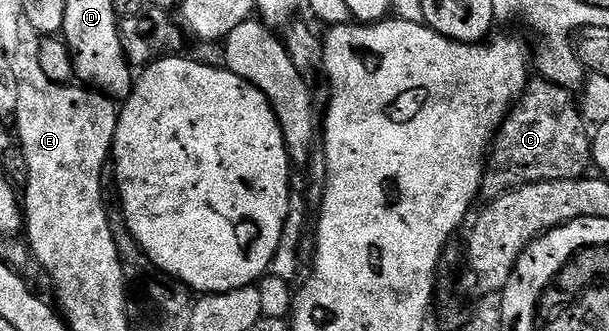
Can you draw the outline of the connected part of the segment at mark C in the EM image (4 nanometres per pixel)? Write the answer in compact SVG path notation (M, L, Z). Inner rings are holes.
M533 80L525 87L524 94L513 103L513 108L505 118L505 123L497 131L497 137L487 155L485 175L481 181L481 194L492 200L501 197L508 190L518 190L532 182L554 182L555 180L575 180L590 173L593 161L593 139L578 103L573 103L574 95L546 80Z

